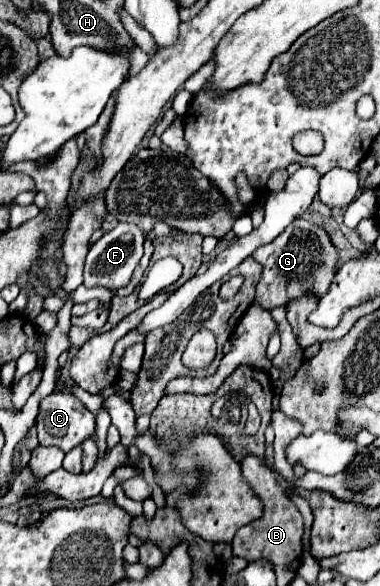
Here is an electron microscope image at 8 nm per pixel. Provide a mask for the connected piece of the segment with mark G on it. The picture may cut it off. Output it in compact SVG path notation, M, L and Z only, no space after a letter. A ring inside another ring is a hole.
M303 218L293 222L293 226L287 226L273 242L257 248L253 252L253 258L263 264L263 276L257 284L255 302L265 310L271 310L275 306L287 306L287 302L299 298L299 292L305 286L311 288L311 292L317 296L325 294L325 290L329 290L333 274L337 272L337 248L331 244L327 232ZM307 242L311 242L311 248L307 248Z

